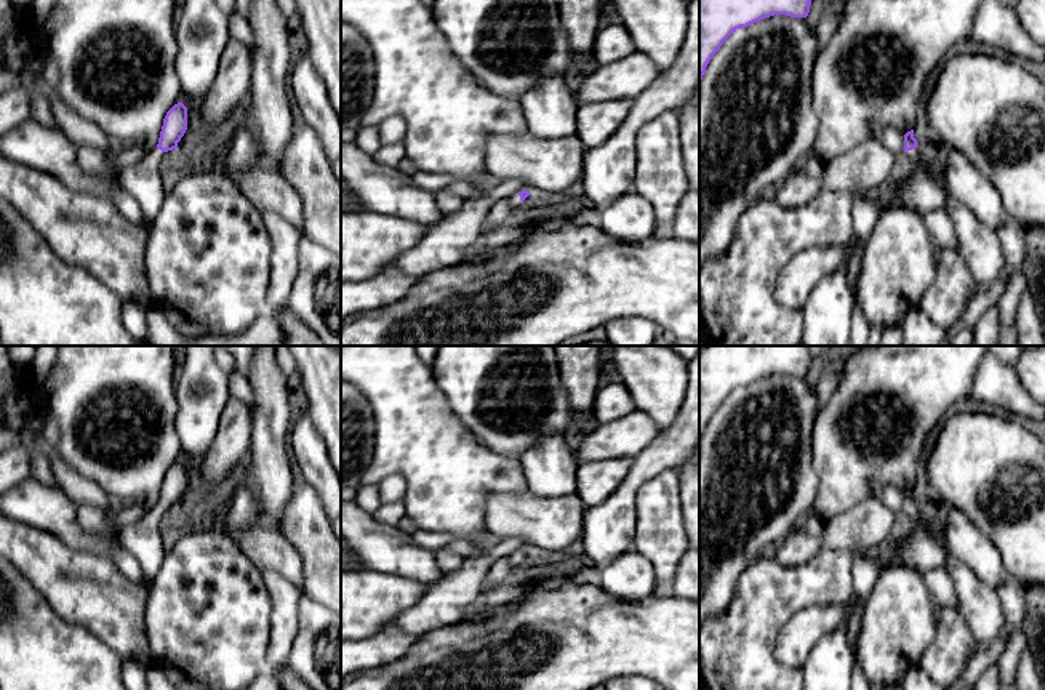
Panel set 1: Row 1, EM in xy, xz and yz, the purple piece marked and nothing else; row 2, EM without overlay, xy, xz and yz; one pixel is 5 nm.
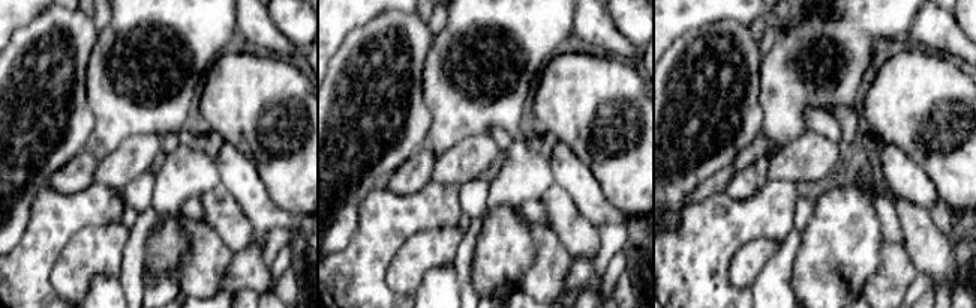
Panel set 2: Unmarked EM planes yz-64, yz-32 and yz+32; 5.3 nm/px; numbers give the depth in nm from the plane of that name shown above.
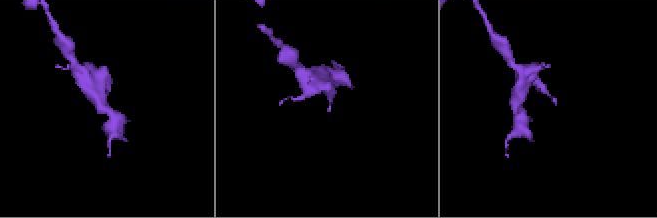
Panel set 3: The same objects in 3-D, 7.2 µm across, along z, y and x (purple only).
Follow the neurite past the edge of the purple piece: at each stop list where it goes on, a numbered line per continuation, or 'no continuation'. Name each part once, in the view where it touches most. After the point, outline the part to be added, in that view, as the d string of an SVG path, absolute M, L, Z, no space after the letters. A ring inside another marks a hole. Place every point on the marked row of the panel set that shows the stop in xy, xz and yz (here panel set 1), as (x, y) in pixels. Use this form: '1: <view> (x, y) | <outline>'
1: yz (916, 184) | M925 147L904 152L899 171L883 191L883 203L919 211L938 210L947 197L946 178L927 163Z

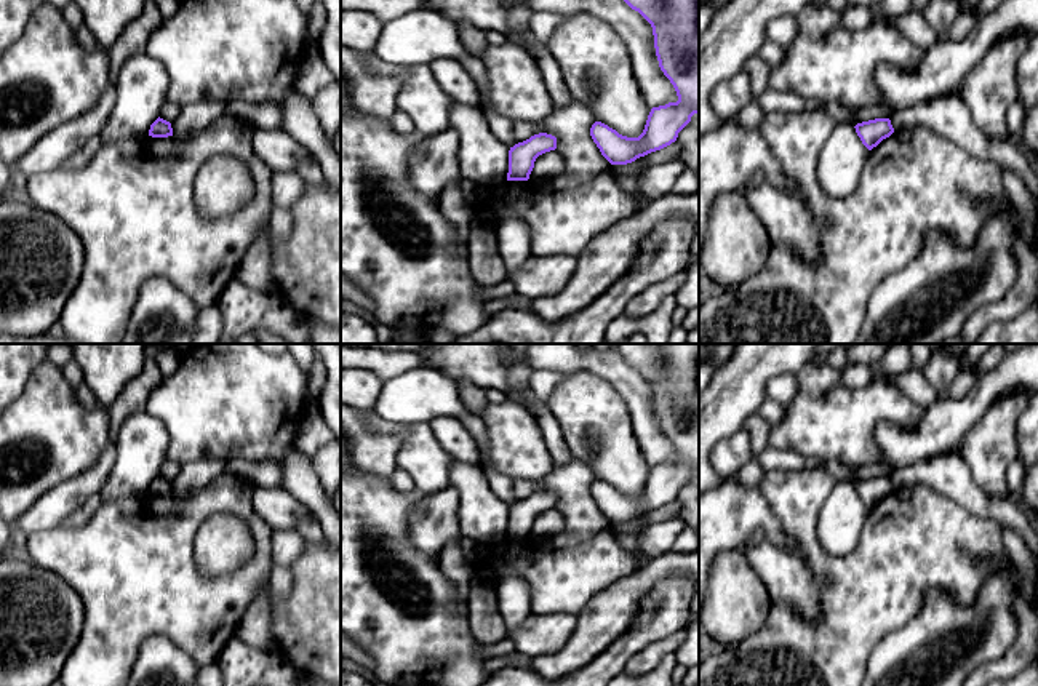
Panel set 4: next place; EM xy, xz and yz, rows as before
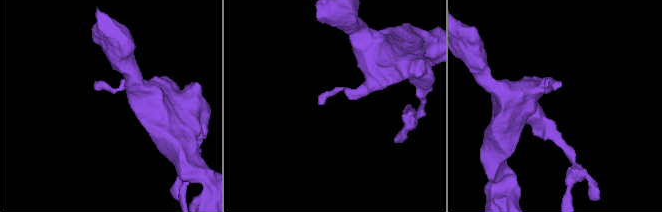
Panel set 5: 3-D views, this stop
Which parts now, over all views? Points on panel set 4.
no continuation

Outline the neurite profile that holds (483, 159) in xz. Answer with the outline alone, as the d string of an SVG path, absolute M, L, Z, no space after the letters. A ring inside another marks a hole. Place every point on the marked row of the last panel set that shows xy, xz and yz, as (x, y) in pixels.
M453 99L449 130L459 139L459 170L462 179L478 185L507 182L510 147L491 131L481 106L467 106Z

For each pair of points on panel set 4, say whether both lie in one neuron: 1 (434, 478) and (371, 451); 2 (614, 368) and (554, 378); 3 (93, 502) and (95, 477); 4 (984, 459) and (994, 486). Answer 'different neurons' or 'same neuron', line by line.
1: different neurons
2: different neurons
3: different neurons
4: same neuron

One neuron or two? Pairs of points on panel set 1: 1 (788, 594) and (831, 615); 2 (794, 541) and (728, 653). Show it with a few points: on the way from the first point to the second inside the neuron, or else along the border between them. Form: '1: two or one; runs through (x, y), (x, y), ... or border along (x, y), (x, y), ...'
1: two; border along (847, 602), (805, 607), (781, 628)
2: two; border along (816, 553), (797, 565), (781, 565), (773, 557)

